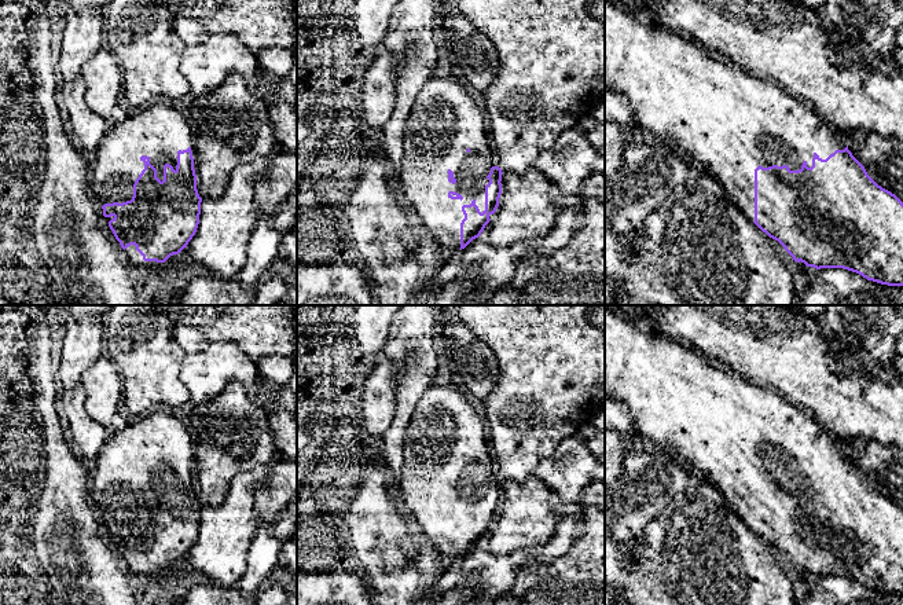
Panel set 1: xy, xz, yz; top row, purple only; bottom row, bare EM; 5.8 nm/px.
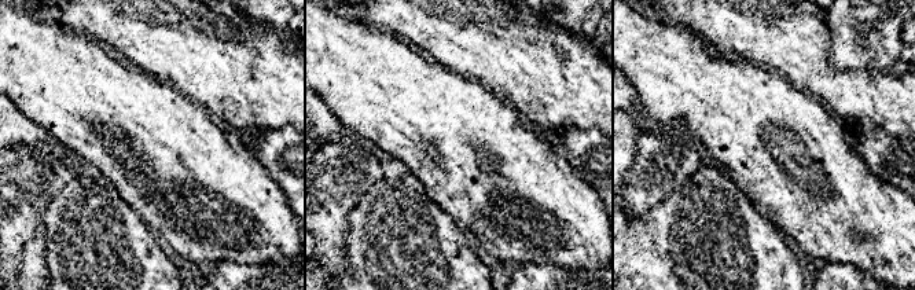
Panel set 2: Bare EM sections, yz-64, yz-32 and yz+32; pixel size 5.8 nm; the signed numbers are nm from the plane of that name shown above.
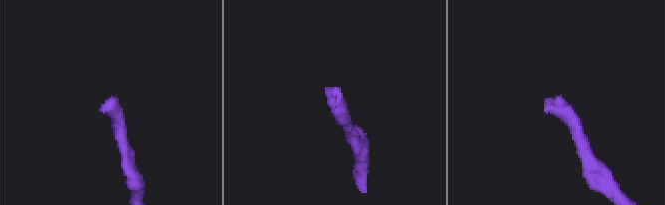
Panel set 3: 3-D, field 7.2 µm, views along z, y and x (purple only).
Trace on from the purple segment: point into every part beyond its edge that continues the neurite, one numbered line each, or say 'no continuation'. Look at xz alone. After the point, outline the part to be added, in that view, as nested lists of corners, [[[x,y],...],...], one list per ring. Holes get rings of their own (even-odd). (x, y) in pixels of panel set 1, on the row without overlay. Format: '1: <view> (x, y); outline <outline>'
1: xz (446, 429); outline [[[443,375],[426,389],[407,428],[404,462],[399,477],[400,506],[407,516],[415,520],[443,557],[459,561],[460,531],[465,527],[462,514],[470,513],[474,507],[480,520],[485,518],[485,494],[489,491],[487,484],[492,474],[499,474],[499,470],[491,455],[482,415],[469,403],[462,389],[454,384],[452,377]]]

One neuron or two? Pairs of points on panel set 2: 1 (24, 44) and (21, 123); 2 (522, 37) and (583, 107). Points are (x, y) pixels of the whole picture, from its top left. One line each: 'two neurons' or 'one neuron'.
1: two neurons
2: one neuron

